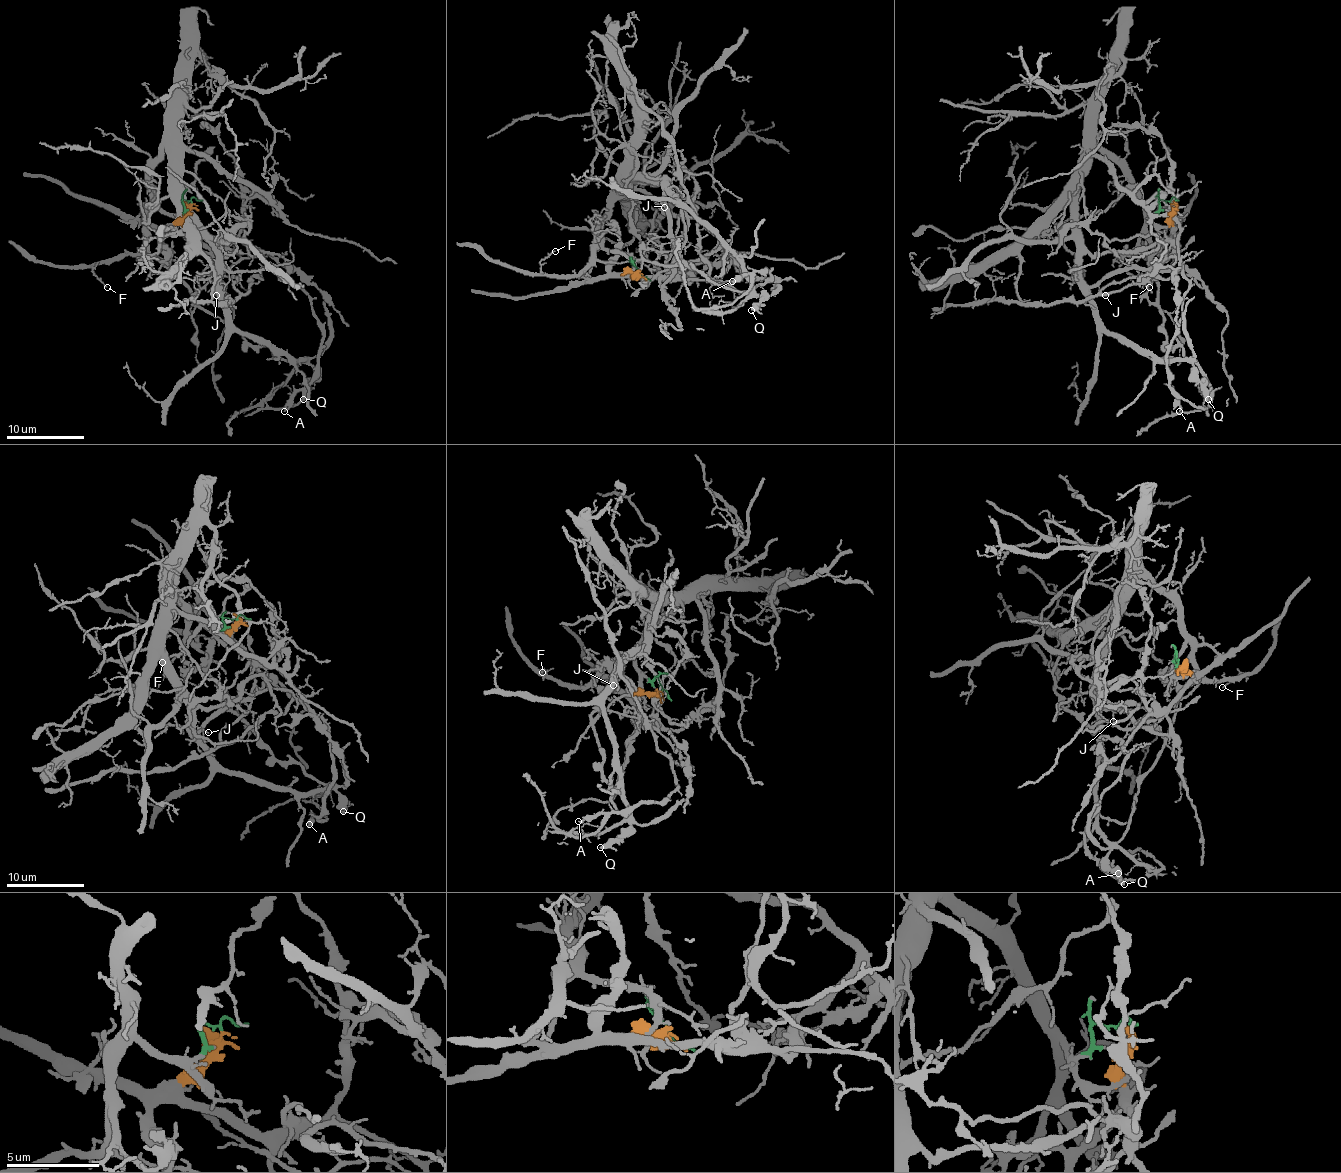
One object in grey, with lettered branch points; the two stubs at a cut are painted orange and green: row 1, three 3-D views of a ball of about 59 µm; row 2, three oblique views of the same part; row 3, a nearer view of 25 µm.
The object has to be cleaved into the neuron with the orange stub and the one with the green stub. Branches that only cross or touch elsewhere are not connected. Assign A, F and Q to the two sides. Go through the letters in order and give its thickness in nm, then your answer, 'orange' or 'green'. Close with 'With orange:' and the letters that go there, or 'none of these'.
A: 160 nm | orange
F: 90 nm | green
Q: 440 nm | orange
With orange: A, Q

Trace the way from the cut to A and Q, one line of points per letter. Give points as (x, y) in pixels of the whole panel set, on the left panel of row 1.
A: (191, 204), (176, 229), (236, 276), (240, 292), (264, 268), (309, 296), (322, 333), (316, 374), (283, 411)
Q: (191, 204), (162, 237), (170, 270), (199, 306), (244, 339), (311, 366), (314, 382), (303, 400)

